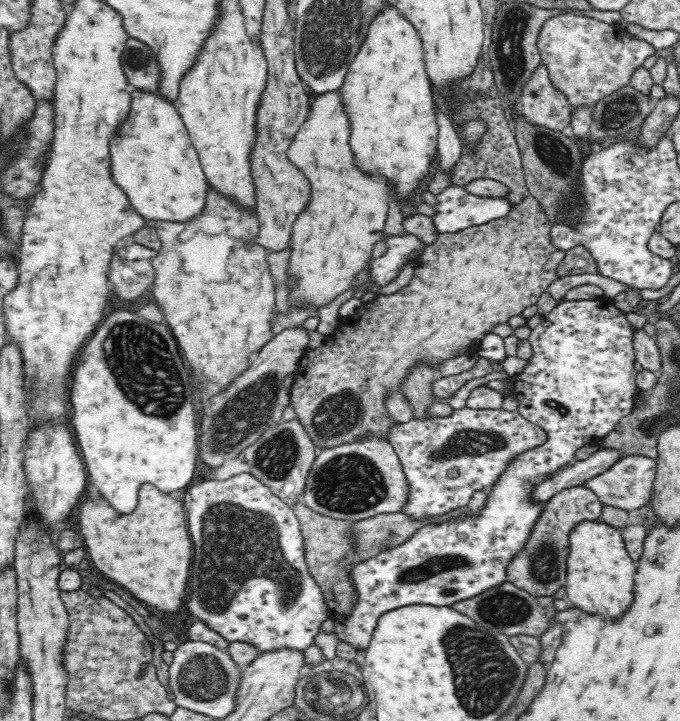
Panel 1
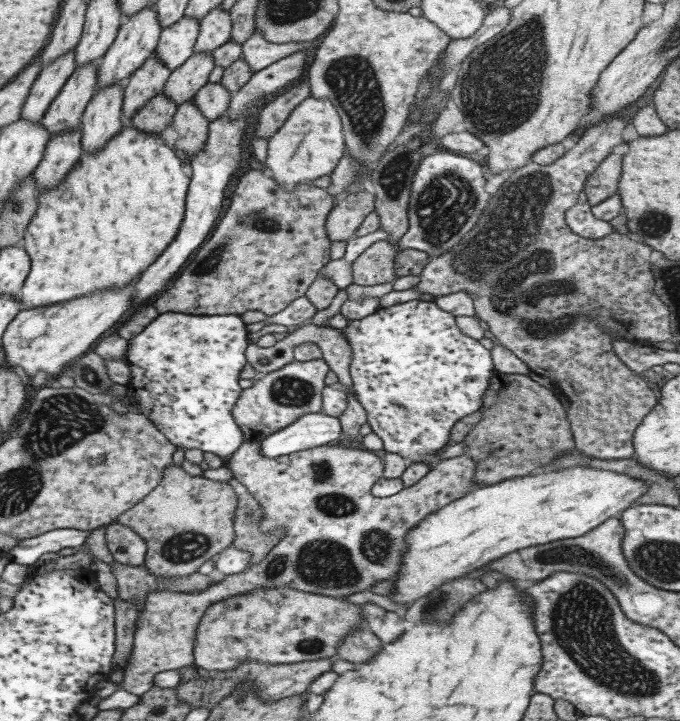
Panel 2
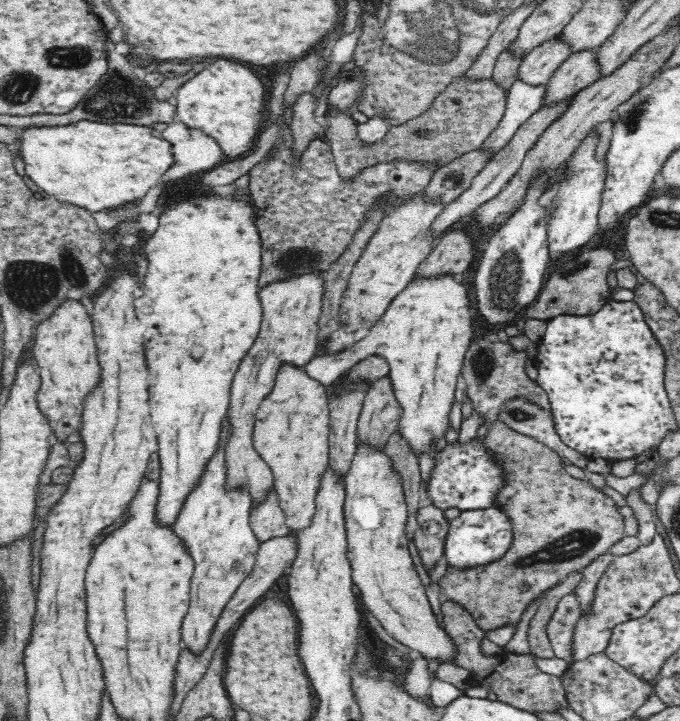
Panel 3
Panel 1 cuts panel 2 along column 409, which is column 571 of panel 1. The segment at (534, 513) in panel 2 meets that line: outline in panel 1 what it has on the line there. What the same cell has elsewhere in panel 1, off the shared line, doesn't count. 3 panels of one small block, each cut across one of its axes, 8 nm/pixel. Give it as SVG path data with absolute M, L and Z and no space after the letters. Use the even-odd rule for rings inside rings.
M600 520L580 521L572 527L568 537L568 558L566 558L566 593L573 605L588 612L604 612L618 616L628 608L634 596L636 568L625 548L621 530Z

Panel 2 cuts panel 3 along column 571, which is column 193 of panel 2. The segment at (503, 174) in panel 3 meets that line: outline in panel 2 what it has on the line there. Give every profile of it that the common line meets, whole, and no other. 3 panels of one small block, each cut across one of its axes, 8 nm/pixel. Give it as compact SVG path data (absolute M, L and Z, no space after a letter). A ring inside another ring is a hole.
M207 82L194 94L192 104L209 123L220 118L226 112L229 100L230 93L227 93L227 90L224 90L219 83Z

